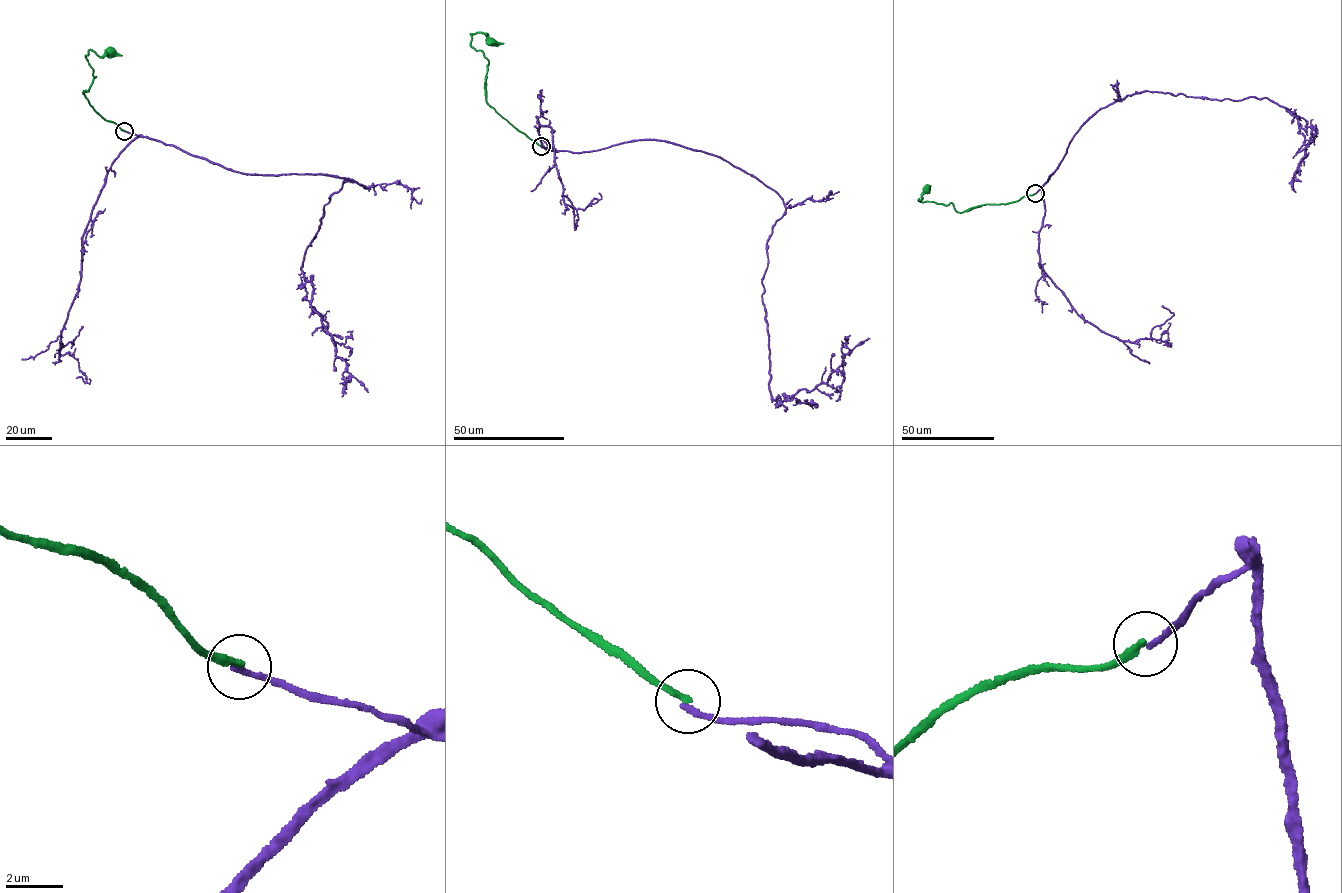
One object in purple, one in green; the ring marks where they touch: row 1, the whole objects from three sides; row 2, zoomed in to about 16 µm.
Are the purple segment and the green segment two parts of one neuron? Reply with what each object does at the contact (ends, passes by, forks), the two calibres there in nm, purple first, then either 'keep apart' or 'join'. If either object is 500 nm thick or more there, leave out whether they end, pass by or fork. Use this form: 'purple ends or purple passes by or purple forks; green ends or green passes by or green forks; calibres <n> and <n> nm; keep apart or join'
purple ends; green ends; calibres 190 and 200 nm; keep apart

